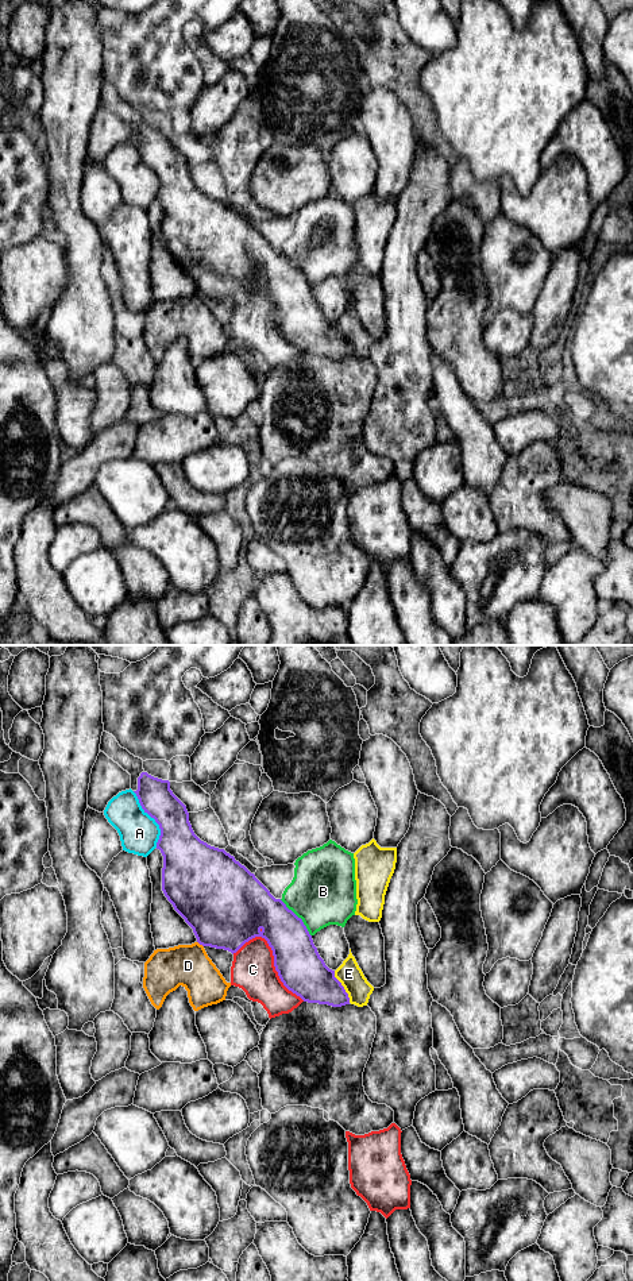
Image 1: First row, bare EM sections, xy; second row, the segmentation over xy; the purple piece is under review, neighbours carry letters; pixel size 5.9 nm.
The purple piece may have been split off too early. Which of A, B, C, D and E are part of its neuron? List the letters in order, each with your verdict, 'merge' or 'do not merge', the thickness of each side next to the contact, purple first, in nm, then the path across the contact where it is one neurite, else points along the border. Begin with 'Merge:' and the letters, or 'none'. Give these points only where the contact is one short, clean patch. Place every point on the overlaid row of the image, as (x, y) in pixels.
Merge: none
A: do not merge | 240/240 nm
B: do not merge | 280/400 nm
C: do not merge | 280/260 nm
D: do not merge | 440/260 nm | along xy (197, 941), (203, 946)
E: do not merge | 280/150 nm | along xy (334, 971), (350, 1002)

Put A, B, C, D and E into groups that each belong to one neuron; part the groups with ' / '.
A / B / C / D / E

